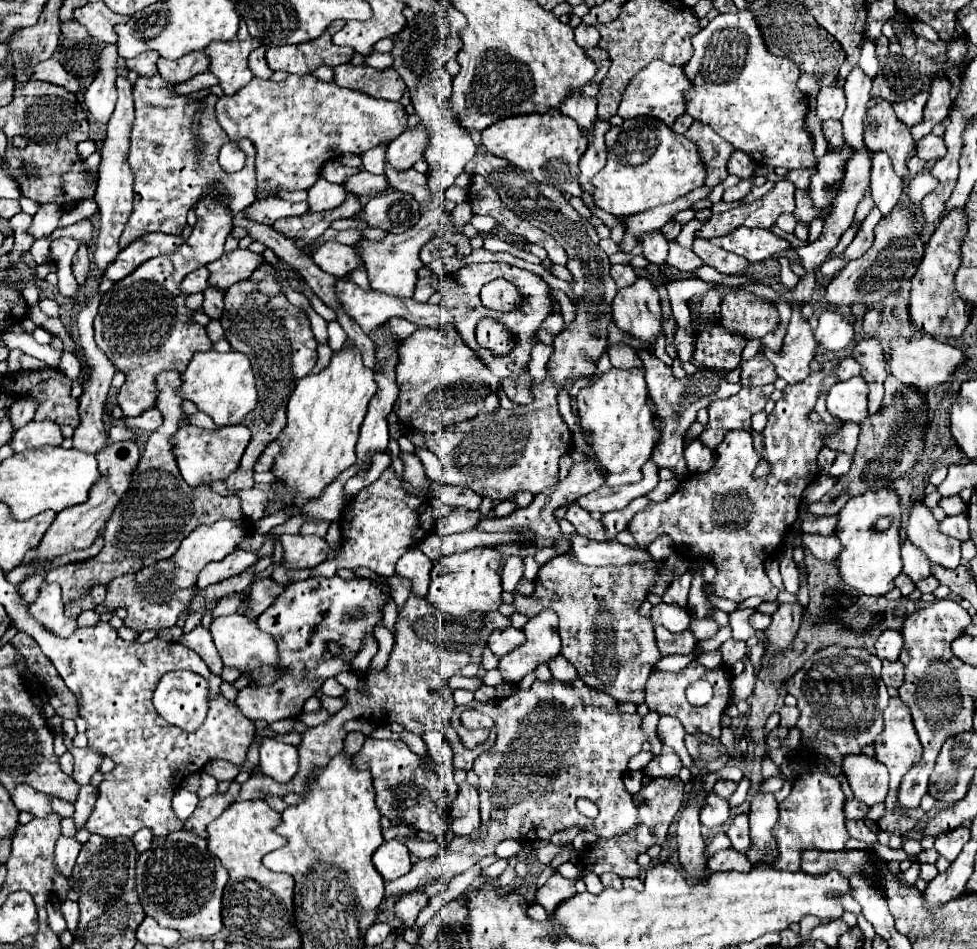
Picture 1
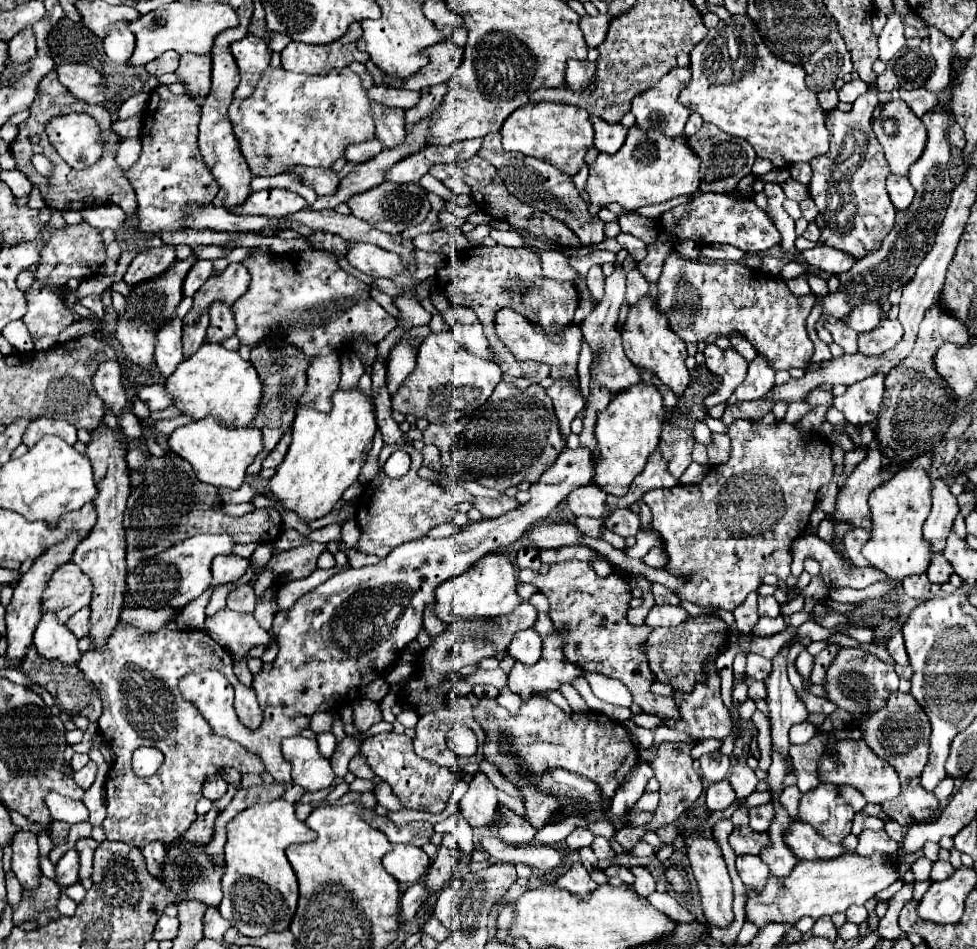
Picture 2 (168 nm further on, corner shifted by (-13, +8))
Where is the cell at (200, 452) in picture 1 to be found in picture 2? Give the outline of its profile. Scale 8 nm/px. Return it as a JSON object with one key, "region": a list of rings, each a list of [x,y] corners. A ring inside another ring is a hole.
{"region":[[[205,417],[189,425],[177,427],[169,437],[169,447],[179,457],[187,459],[193,465],[199,481],[215,485],[215,487],[239,489],[245,479],[245,469],[249,467],[249,463],[253,463],[263,443],[261,443],[261,431],[257,427],[229,429],[229,427],[219,425],[215,419]]]}

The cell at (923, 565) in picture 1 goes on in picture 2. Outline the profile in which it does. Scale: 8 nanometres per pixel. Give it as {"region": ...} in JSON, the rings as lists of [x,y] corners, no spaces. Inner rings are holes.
{"region":[[[941,481],[933,485],[933,505],[931,513],[923,525],[923,537],[927,537],[931,547],[931,559],[943,553],[945,539],[953,527],[953,519],[959,513],[959,505],[955,495],[951,495],[949,487]]]}

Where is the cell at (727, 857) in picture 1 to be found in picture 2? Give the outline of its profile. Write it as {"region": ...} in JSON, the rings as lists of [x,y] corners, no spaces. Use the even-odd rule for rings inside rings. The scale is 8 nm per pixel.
{"region":[[[739,855],[737,857],[737,871],[739,877],[743,879],[743,883],[755,891],[761,891],[767,883],[767,875],[769,875],[769,867],[761,861],[761,857],[757,855]]]}

